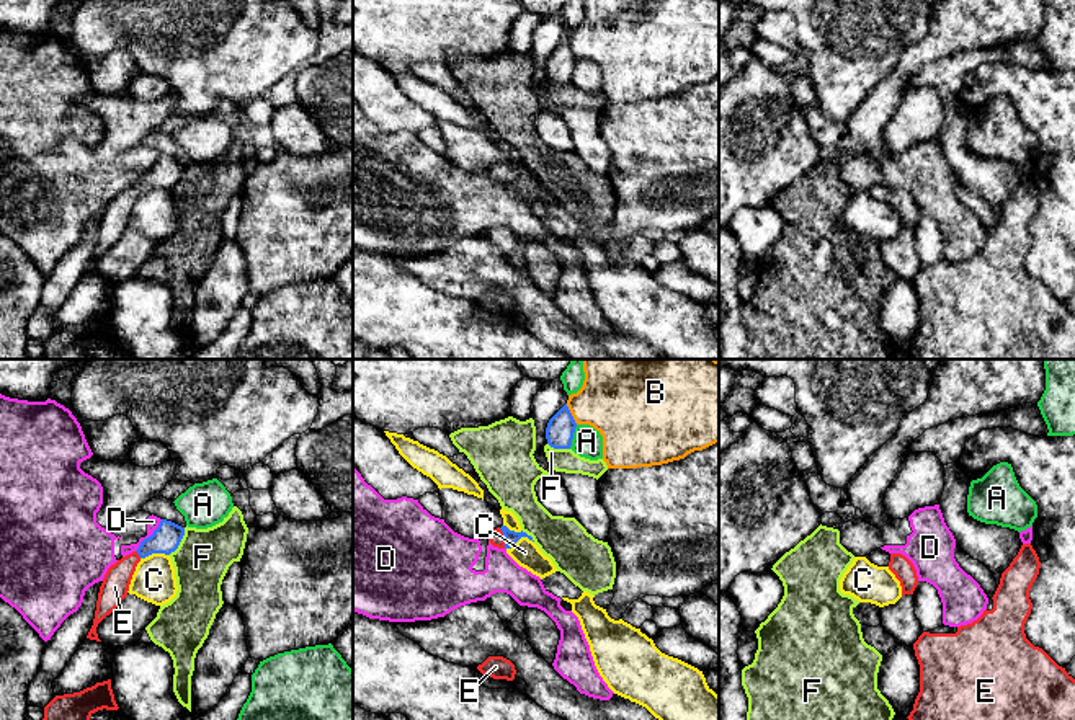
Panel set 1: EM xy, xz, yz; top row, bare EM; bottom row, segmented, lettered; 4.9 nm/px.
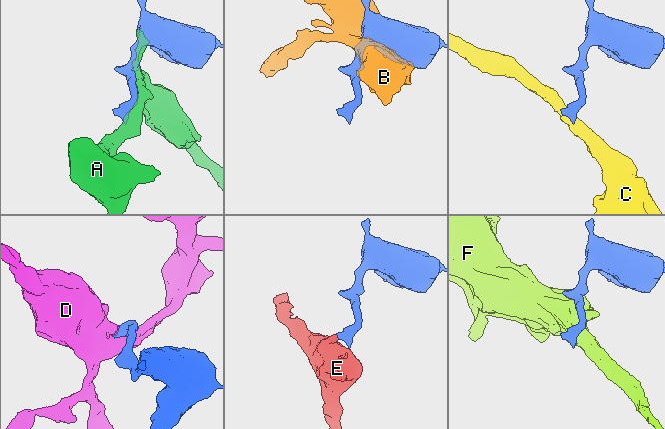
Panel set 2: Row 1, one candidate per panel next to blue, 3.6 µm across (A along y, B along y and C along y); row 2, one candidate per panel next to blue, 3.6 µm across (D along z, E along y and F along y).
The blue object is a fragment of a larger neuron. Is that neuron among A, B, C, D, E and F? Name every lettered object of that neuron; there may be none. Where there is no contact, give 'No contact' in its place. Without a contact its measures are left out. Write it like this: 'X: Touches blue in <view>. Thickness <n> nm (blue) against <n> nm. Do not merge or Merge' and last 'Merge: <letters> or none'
A: Touches blue in xz. Thickness 140 nm (blue) against 150 nm. Do not merge
B: Touches blue in xz. Thickness 140 nm (blue) against 360 nm. Do not merge
C: Touches blue in xy. Thickness 140 nm (blue) against 220 nm. Do not merge
D: Touches blue in xy. Thickness 140 nm (blue) against 60 nm. Do not merge
E: Touches blue in xz. Thickness 70 nm (blue) against 80 nm. Merge
F: Touches blue in xy. Thickness 140 nm (blue) against 280 nm. Do not merge
Merge: E

